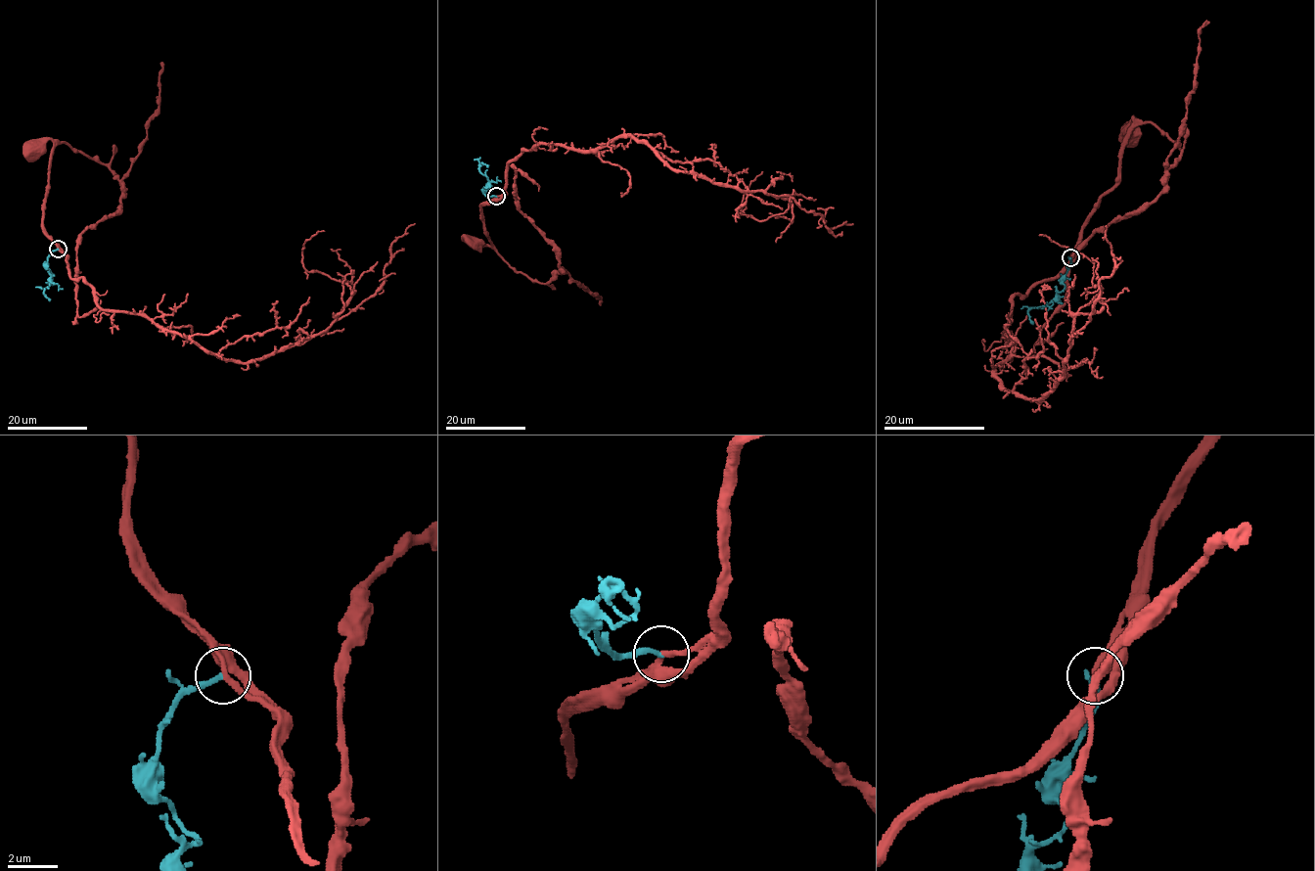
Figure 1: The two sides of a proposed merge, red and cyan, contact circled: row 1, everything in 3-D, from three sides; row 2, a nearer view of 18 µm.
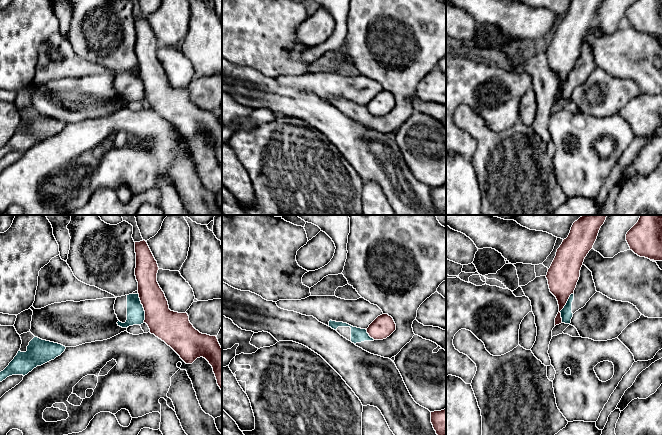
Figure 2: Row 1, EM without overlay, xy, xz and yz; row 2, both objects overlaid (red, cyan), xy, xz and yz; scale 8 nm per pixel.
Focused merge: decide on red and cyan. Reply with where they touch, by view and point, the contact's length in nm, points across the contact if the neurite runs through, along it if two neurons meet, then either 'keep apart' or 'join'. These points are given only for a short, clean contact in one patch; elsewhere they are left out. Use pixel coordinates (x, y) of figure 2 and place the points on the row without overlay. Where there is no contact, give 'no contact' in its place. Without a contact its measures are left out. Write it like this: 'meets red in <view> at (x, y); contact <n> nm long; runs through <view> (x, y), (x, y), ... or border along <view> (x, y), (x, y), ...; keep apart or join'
meets red in yz at (563, 83); contact 260 nm long; border along yz (572, 69), (560, 87), (561, 98); keep apart

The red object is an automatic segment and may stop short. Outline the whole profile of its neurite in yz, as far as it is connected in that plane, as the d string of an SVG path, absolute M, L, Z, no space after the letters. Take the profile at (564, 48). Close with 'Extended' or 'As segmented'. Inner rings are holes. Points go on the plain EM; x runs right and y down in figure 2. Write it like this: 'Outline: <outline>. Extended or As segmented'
Outline: M573 0L570 9L557 25L546 54L550 68L556 73L559 88L555 102L562 99L560 87L574 69L584 35L593 24L603 0Z. As segmented

